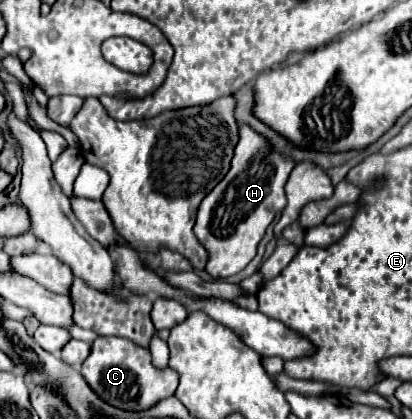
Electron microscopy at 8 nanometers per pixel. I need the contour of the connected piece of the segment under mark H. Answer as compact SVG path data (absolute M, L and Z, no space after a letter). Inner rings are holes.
M248 126L240 128L240 142L236 144L232 166L222 182L202 200L194 234L208 252L206 272L212 278L228 278L238 274L254 256L268 224L276 212L286 208L284 184L294 168L290 158L270 152L270 146Z

